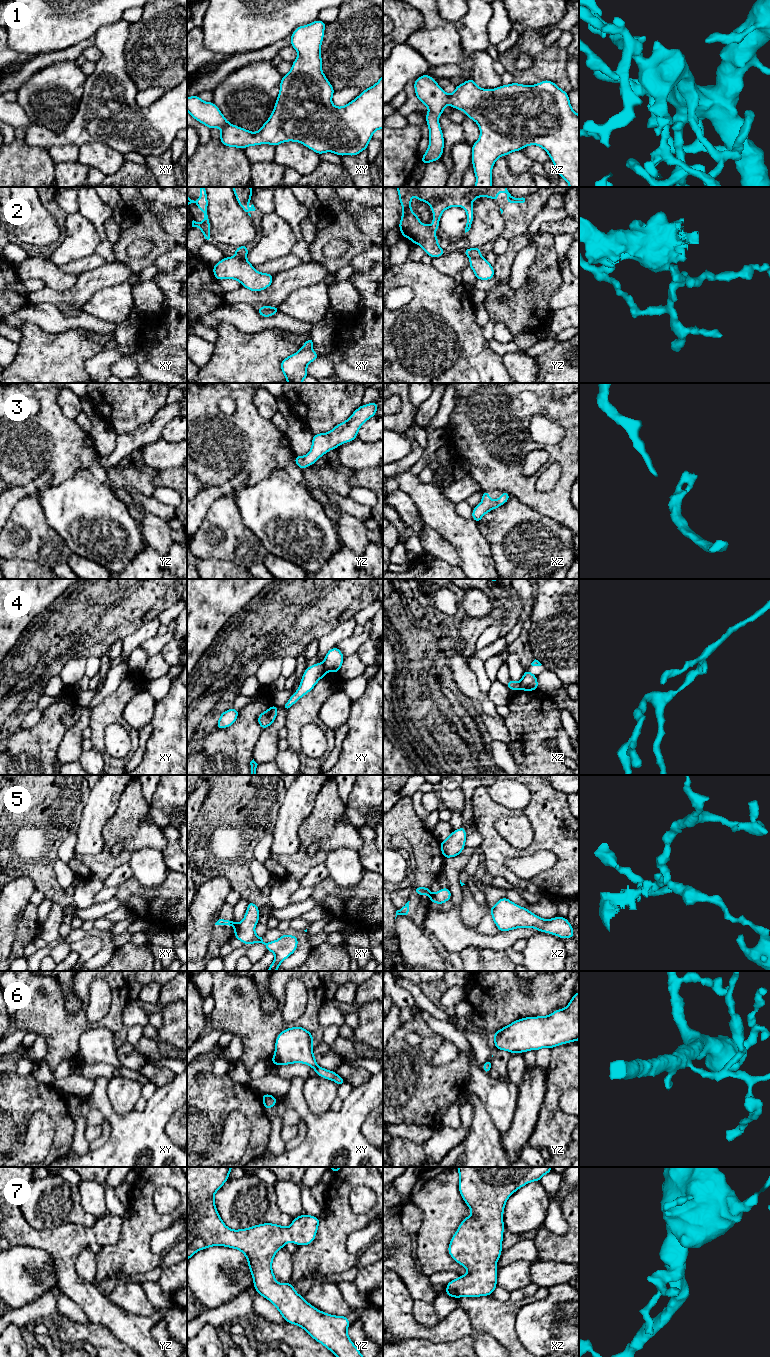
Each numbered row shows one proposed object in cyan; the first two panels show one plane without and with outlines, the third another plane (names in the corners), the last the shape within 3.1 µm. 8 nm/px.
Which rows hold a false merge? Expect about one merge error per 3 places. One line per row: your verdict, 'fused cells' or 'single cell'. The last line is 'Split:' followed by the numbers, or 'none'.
1: single cell
2: fused cells
3: single cell
4: fused cells
5: fused cells
6: single cell
7: single cell
Split: 2, 4, 5

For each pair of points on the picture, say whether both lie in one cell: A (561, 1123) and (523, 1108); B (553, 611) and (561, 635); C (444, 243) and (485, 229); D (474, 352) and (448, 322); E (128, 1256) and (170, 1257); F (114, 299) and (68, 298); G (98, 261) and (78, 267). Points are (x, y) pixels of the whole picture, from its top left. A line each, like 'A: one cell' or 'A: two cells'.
A: two cells
B: one cell
C: one cell
D: one cell
E: two cells
F: two cells
G: one cell

